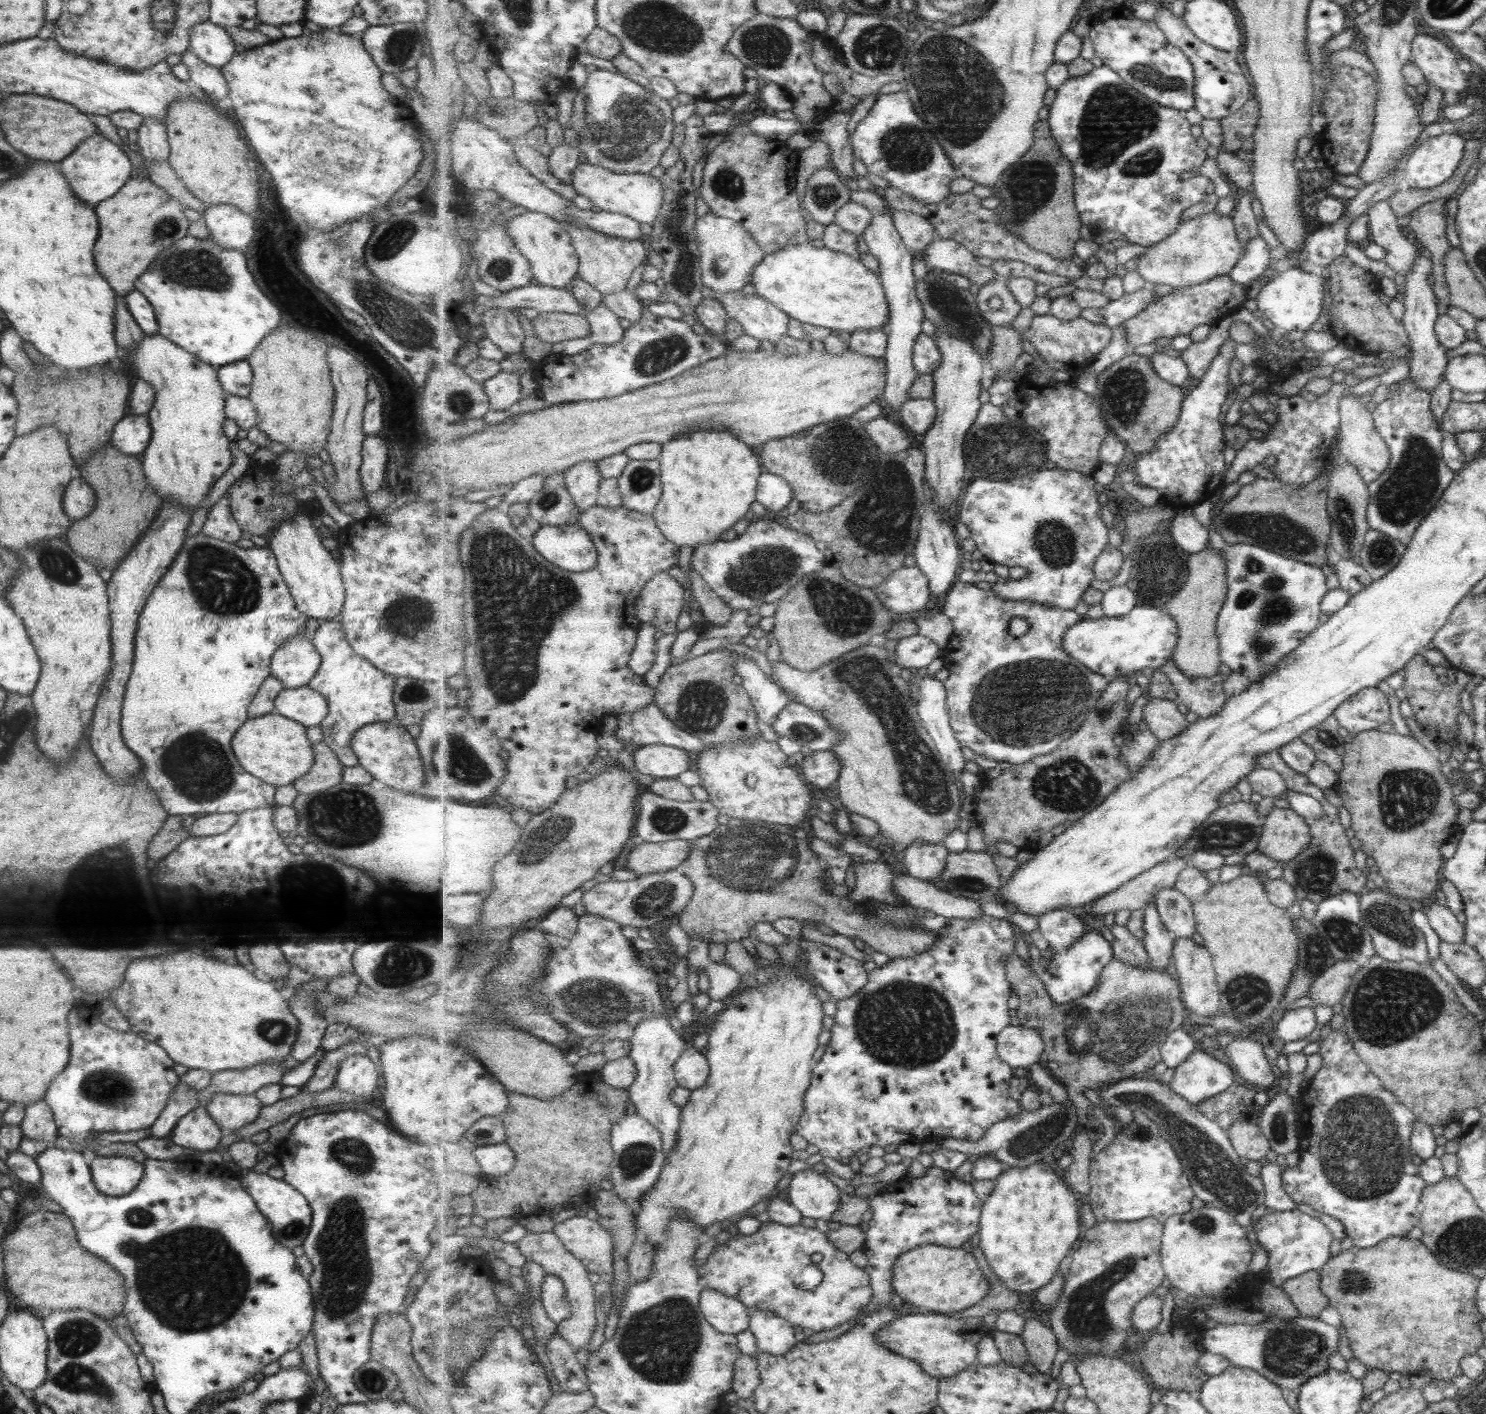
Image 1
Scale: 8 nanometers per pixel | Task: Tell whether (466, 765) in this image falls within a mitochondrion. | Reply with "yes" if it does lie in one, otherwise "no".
yes

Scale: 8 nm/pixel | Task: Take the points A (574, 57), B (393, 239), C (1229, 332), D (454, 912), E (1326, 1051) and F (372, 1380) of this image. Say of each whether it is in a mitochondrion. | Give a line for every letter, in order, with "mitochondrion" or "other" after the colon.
A: other
B: mitochondrion
C: other
D: other
E: other
F: mitochondrion

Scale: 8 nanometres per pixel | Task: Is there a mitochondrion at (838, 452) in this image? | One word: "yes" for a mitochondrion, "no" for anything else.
yes

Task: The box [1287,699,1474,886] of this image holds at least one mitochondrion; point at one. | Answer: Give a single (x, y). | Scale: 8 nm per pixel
(1408, 799)

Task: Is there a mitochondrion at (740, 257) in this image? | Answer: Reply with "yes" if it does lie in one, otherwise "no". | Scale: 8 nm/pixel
no

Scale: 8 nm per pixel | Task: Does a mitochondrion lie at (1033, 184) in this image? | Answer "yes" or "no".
yes

